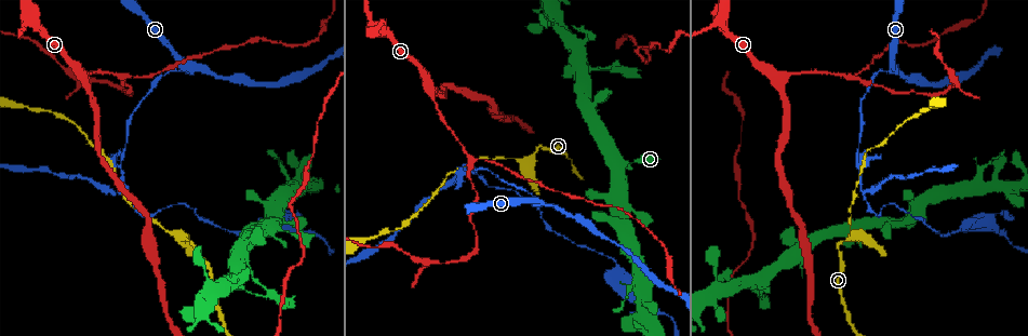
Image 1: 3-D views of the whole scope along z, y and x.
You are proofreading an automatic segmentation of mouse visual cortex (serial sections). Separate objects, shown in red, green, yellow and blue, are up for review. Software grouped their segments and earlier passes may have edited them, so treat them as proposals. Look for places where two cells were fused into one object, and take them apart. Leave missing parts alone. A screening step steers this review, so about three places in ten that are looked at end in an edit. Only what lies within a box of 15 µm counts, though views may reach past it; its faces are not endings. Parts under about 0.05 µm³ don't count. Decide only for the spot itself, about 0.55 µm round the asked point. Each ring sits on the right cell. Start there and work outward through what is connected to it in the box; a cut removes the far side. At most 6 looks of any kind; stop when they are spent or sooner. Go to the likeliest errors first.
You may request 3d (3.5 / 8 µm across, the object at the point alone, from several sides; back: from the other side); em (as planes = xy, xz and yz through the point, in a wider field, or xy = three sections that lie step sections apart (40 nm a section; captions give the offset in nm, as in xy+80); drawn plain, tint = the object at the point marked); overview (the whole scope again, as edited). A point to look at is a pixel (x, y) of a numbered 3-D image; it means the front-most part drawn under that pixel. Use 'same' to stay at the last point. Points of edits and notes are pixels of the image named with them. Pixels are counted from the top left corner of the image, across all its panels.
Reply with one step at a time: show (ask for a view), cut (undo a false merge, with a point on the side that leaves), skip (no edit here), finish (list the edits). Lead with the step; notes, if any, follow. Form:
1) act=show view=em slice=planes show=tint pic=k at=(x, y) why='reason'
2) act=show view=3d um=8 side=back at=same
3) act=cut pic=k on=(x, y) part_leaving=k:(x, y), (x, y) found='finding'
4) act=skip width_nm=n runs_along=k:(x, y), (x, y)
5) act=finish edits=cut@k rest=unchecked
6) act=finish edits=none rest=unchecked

act=show view=3d um=8 pic=1 at=(535, 199) why='calibre changes'

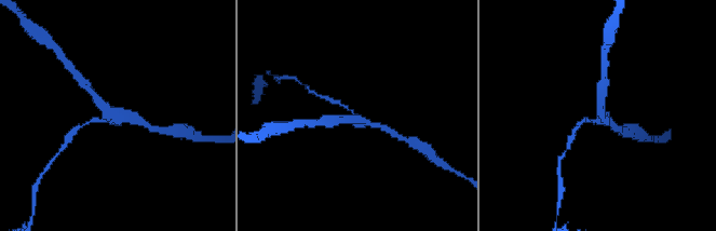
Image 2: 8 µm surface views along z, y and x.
act=show view=em slice=xy step=1 show=tint pic=2 at=(115, 118) arms=3 arm_widths_nm=150,200,250 why='need the tissue'

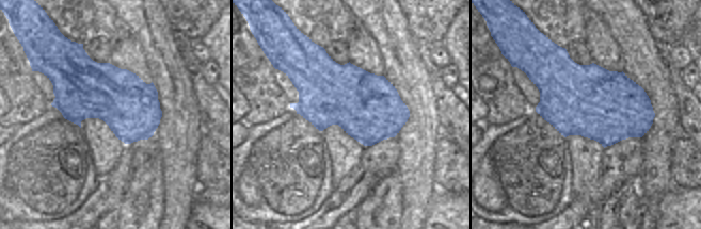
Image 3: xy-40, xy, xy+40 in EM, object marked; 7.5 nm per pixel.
act=skip found='continuous, no second cell'

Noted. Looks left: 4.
act=show view=3d um=3.5 side=back pic=1 at=(126, 188)

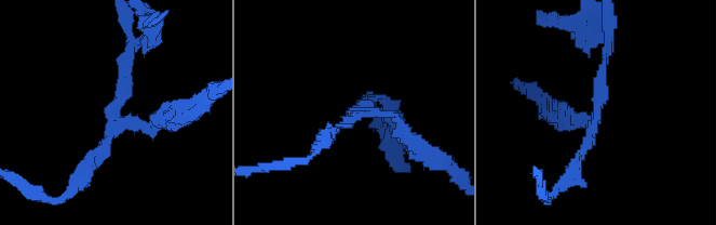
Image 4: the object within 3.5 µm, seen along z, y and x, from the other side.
act=show view=em slice=xy step=3 show=plain pic=4 at=(598, 112) arms=3 arm_widths_nm=100,150,150

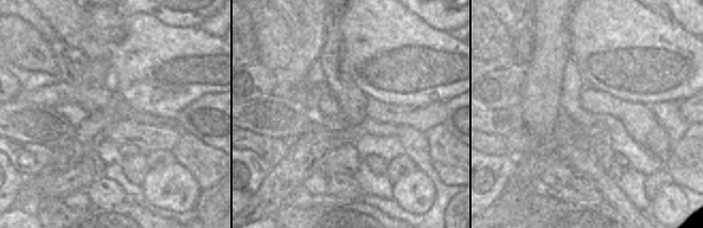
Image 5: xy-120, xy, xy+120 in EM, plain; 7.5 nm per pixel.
act=show view=em slice=xy step=3 show=tint at=same

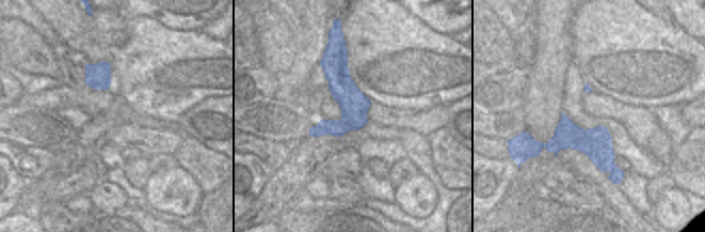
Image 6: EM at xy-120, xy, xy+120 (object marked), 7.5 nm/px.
act=cut pic=4 on=(573, 119) part_leaving=4:(119, 119), (156, 126), (202, 106) found='two cells meet here'

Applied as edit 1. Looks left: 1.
act=finish edits=cut@4 rest=unchecked

